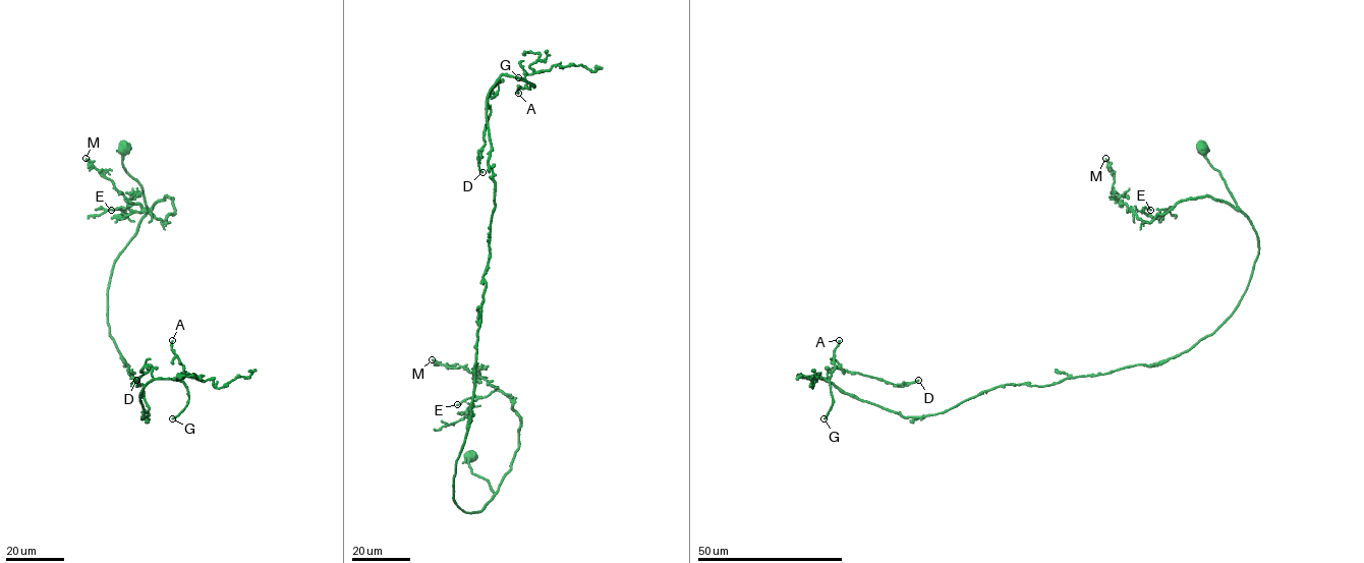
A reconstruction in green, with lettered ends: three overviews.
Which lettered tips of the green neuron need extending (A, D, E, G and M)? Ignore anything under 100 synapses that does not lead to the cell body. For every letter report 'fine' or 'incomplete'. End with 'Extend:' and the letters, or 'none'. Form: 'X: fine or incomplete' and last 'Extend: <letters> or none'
A: incomplete
D: fine
E: fine
G: incomplete
M: fine
Extend: A, G

